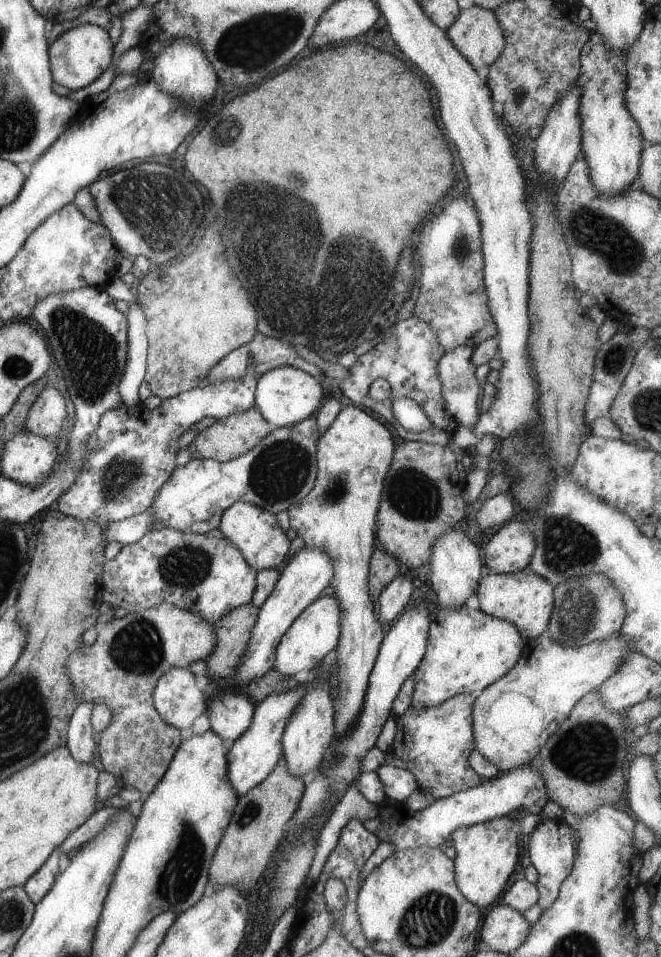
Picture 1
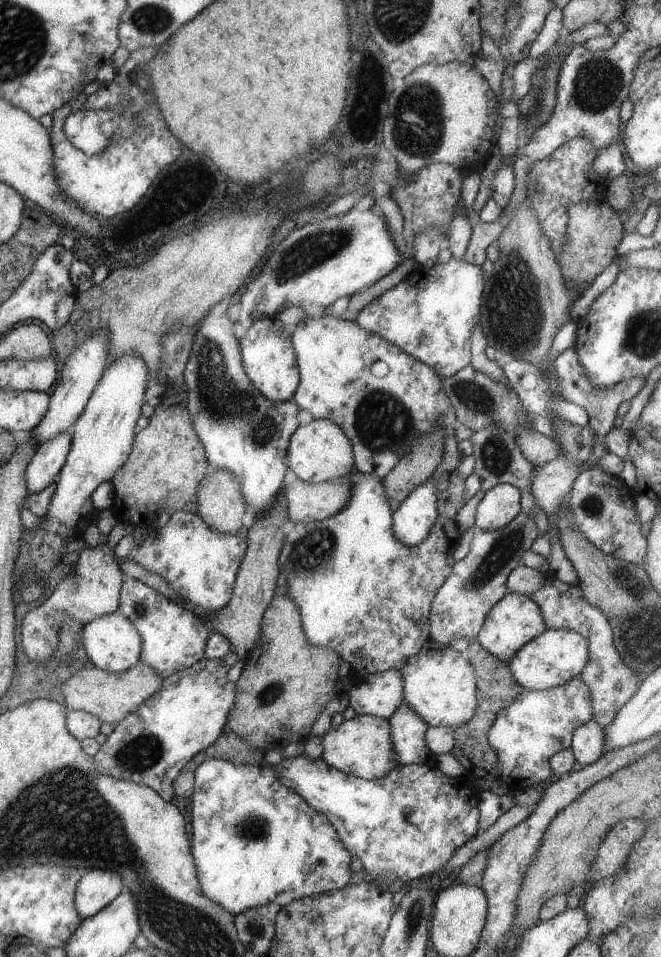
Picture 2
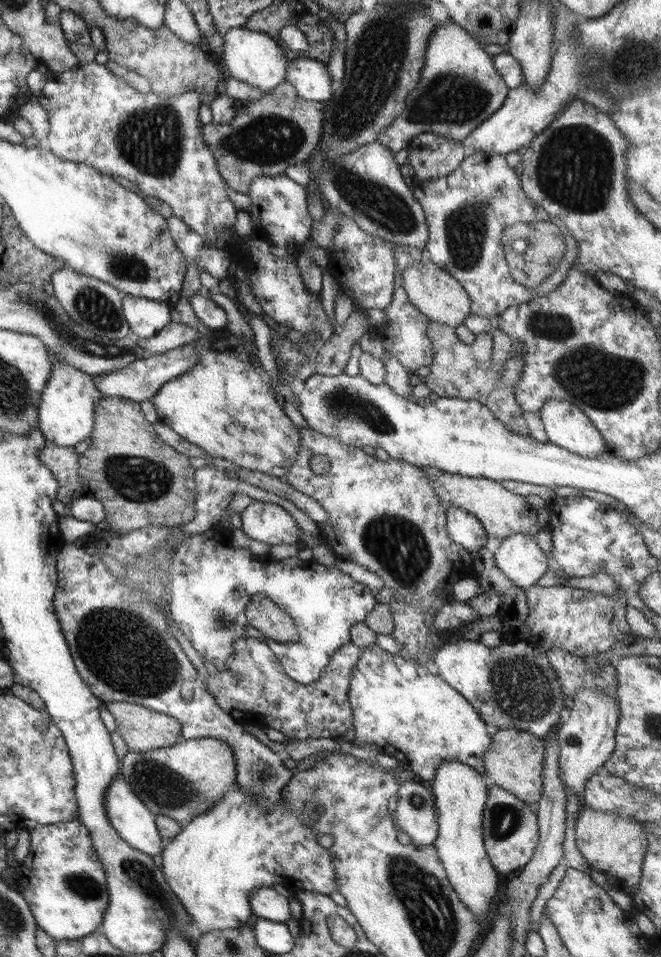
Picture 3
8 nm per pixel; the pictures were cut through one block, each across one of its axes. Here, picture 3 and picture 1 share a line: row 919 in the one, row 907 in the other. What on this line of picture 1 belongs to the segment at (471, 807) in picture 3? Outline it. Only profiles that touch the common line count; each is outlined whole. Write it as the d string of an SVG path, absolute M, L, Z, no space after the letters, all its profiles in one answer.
M505 815L474 826L460 826L449 836L449 844L456 849L454 872L456 886L477 907L492 906L504 892L506 882L518 864L518 834L523 826L516 816Z

